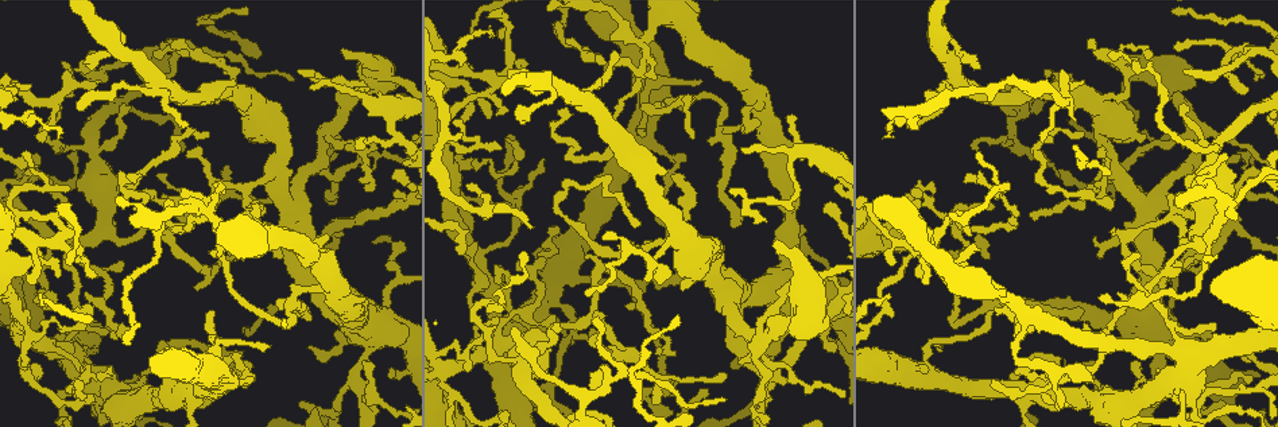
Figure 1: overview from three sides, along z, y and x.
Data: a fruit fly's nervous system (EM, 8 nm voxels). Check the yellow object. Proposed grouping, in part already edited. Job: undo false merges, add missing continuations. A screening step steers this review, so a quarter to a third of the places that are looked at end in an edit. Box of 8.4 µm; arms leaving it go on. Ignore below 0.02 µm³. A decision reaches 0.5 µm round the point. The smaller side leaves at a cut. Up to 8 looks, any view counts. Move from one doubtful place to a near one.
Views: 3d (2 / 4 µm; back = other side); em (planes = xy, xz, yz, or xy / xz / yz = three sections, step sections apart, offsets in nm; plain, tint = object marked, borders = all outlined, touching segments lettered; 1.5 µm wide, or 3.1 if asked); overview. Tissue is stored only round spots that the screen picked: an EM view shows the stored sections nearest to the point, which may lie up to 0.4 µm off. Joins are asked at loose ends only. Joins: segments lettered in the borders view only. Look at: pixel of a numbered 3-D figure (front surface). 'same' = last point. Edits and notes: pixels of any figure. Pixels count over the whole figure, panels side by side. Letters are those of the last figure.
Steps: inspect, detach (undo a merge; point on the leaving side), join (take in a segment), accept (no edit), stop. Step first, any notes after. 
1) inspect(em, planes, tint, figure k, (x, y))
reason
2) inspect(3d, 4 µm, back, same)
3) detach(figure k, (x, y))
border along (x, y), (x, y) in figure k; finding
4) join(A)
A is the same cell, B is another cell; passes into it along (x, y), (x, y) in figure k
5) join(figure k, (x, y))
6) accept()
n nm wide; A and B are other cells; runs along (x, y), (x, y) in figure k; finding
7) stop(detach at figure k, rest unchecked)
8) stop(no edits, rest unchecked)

inspect(em, planes, borders, figure 1, (677, 108))
free end

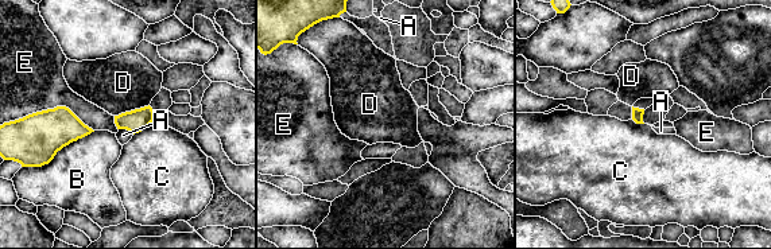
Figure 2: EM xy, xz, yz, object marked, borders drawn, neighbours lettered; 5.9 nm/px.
accept()
A, B, C, D and E are other cells; border along (34, 112), (68, 107), (93, 131) in figure 2; none of them fits

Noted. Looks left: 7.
inspect(em, planes, borders, figure 1, (977, 154))
an open end

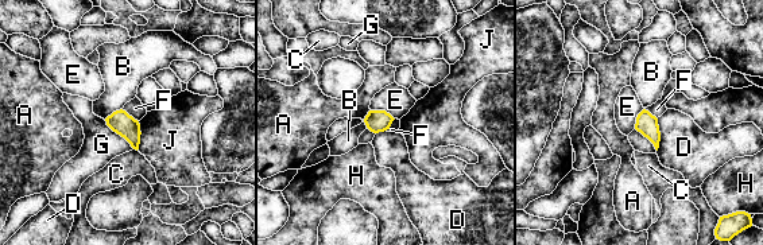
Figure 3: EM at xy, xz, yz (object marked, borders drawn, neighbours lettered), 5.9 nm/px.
accept()
A, B, C, D, E, F, G, H and J are other cells; no lettered segment goes on from it

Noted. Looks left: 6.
inspect(em, xz, step 4, tint, figure 1, (1109, 51))
free end

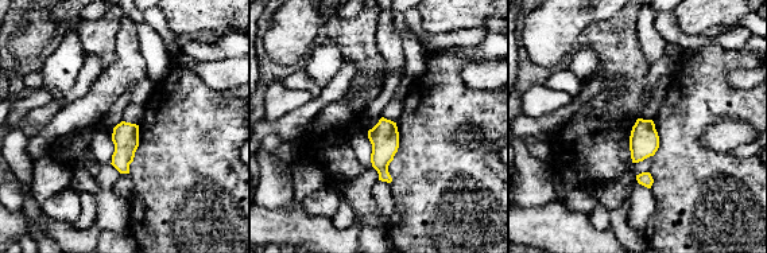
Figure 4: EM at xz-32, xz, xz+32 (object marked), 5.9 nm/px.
inspect(em, planes, tint, same)

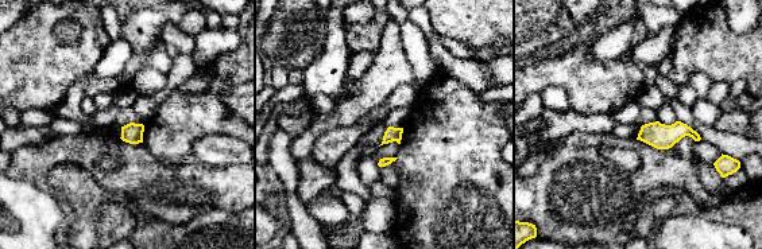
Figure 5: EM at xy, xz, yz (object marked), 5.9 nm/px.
inspect(em, planes, borders, same)
see the neighbours

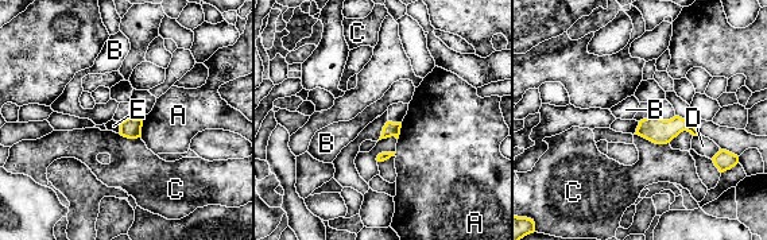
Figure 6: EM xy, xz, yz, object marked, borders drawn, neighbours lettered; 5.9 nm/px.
accept()
80 nm wide; A, B, C, D and E are other cells; border along (639, 122), (634, 134) in figure 6; none of them fits

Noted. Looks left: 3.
stop(no edits, rest unchecked)

